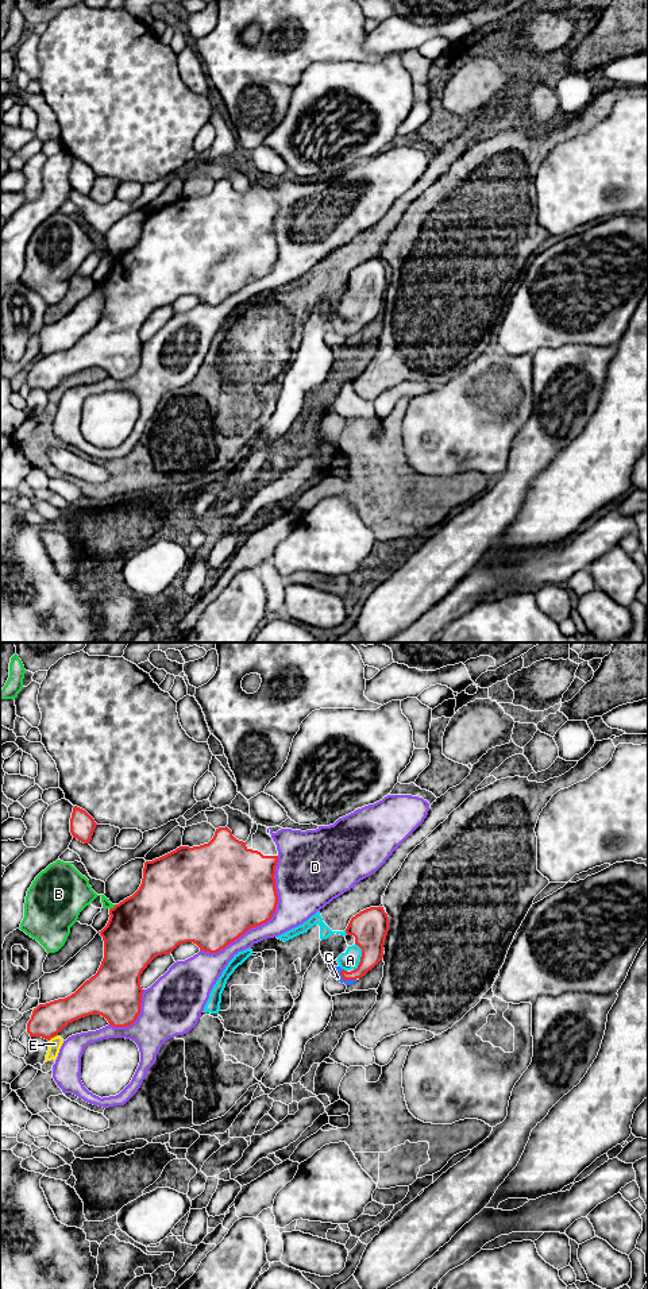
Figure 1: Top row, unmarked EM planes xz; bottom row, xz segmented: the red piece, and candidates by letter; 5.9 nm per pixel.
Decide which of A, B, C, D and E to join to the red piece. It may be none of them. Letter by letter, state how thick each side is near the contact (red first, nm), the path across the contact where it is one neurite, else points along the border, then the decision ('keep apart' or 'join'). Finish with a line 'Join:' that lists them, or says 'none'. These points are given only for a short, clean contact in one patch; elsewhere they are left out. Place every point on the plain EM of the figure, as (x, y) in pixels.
A: 220/110 nm | along xz (357, 296), (361, 301), (361, 313), (354, 321) | keep apart
B: 400/200 nm | keep apart
C: 130/50 nm | across xz (371, 298), (367, 315), (346, 331), (338, 321) | join
D: 460/260 nm | keep apart
E: 190/80 nm | along xz (57, 386), (49, 393) | keep apart
Join: C

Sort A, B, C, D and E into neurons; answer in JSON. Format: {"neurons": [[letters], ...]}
{"neurons": [["A", "E"], ["B"], ["C"], ["D"]]}

